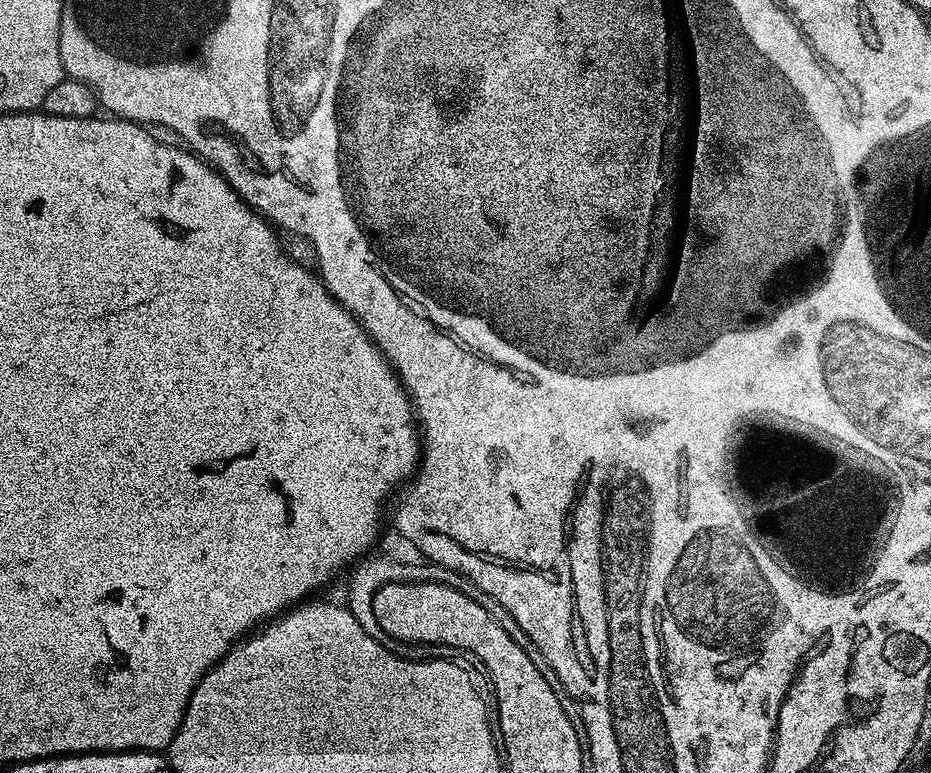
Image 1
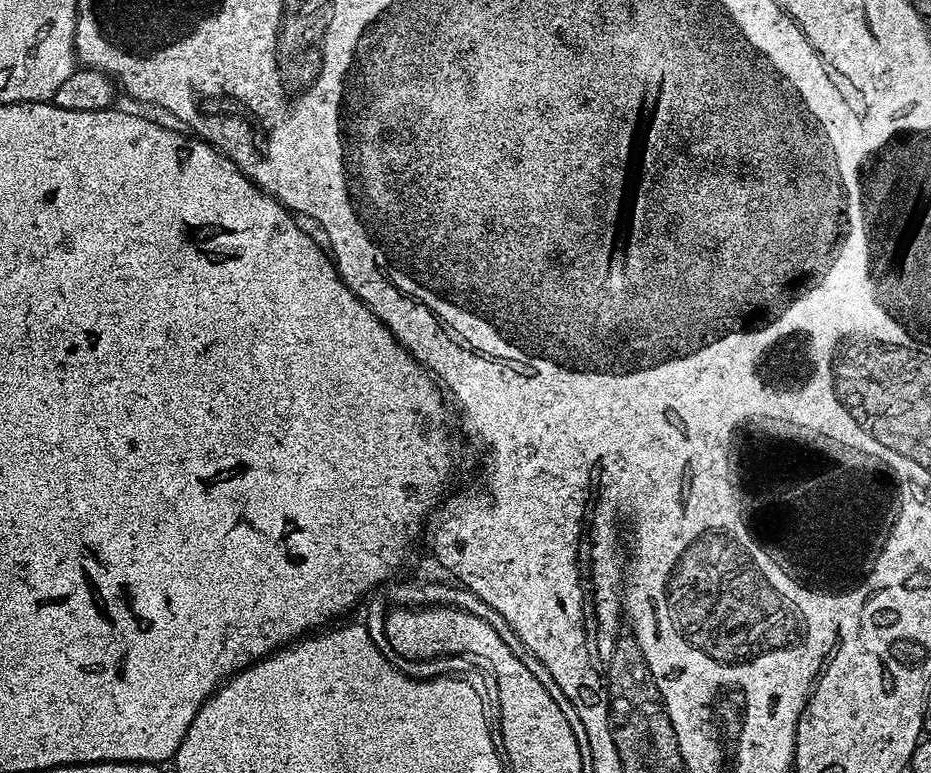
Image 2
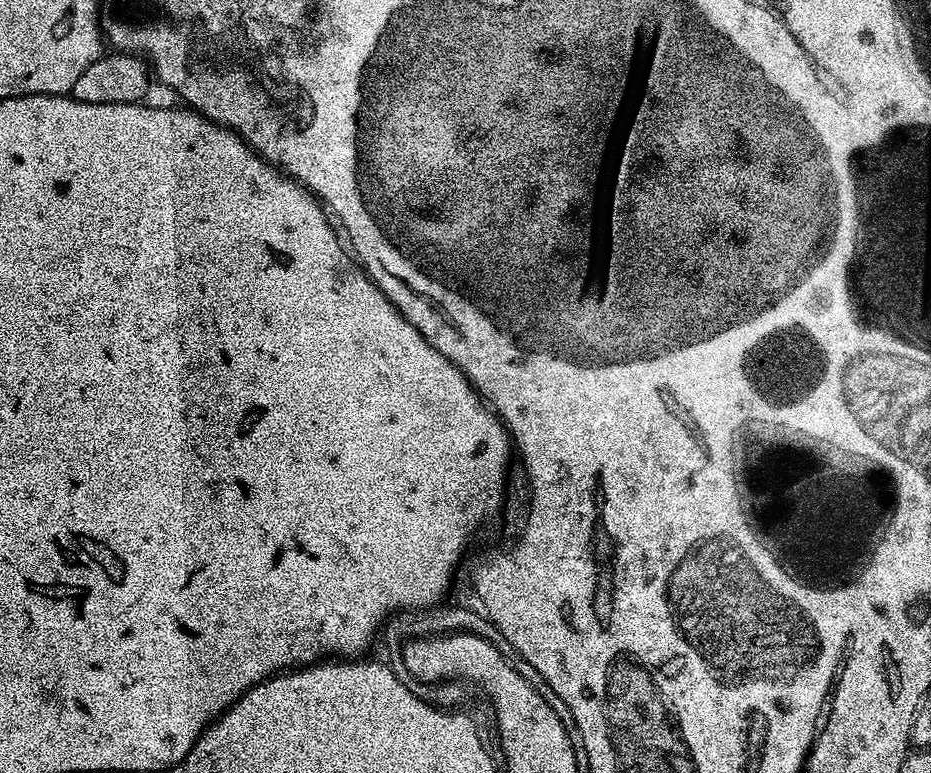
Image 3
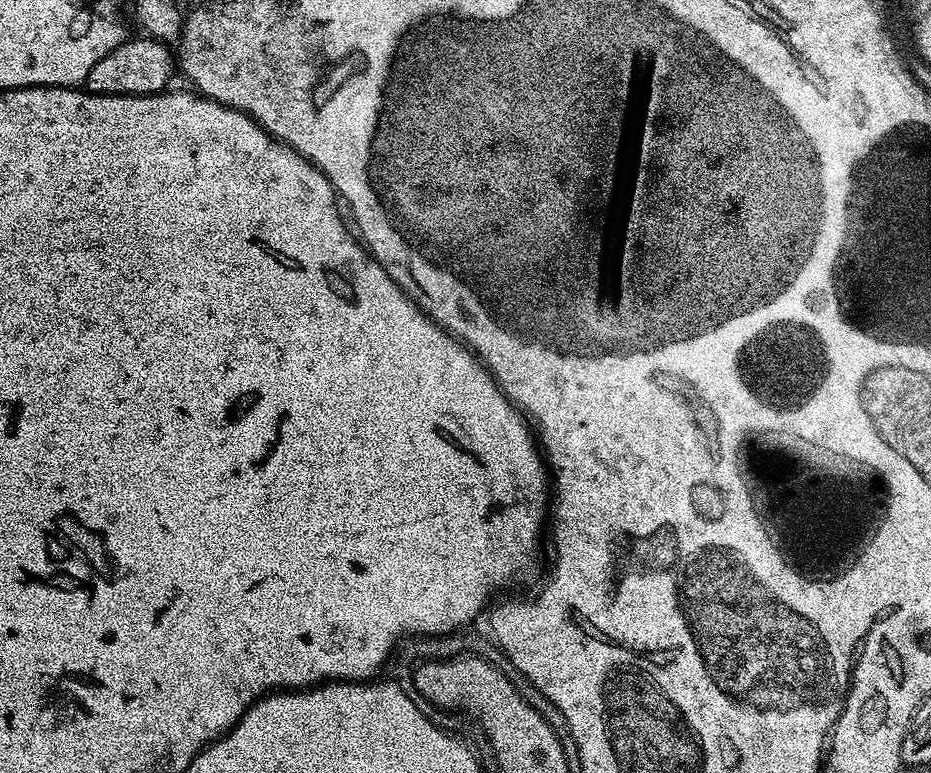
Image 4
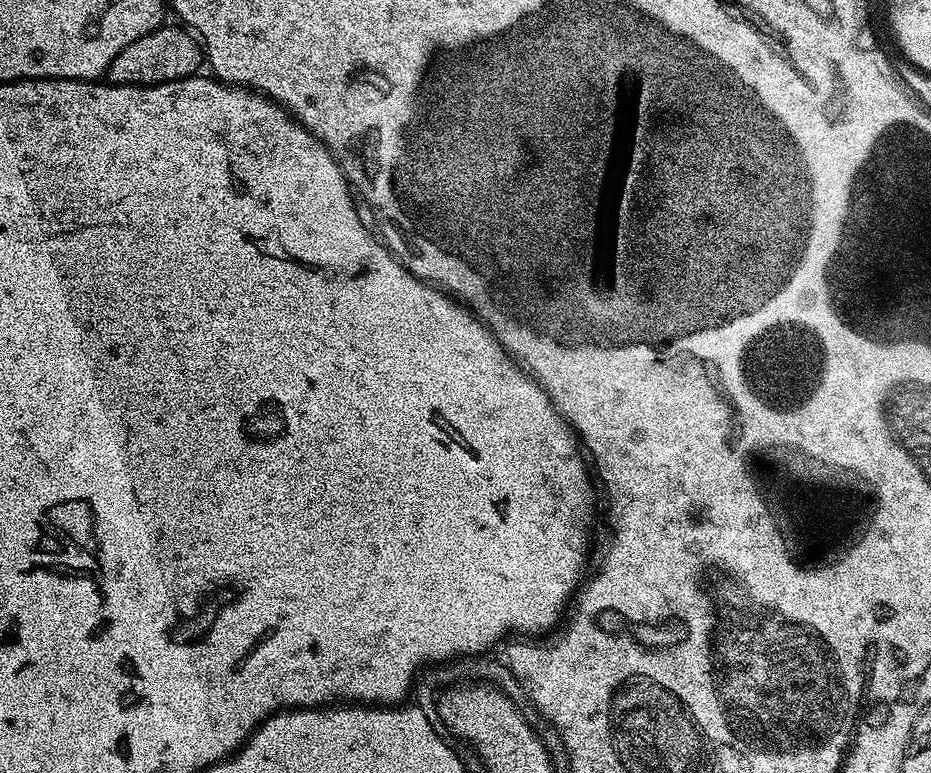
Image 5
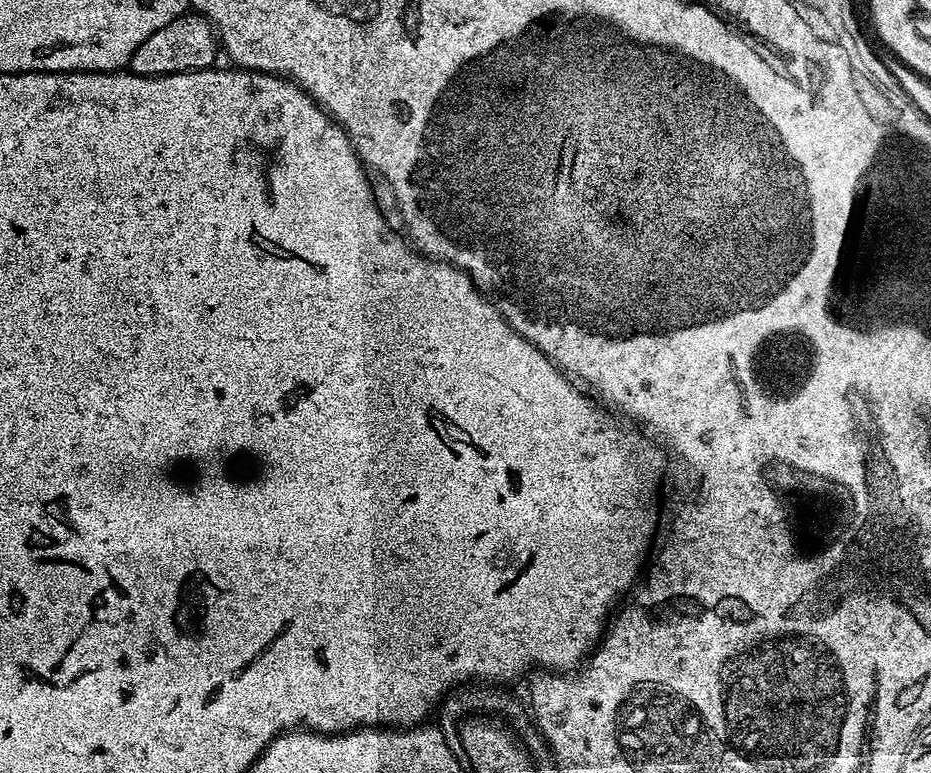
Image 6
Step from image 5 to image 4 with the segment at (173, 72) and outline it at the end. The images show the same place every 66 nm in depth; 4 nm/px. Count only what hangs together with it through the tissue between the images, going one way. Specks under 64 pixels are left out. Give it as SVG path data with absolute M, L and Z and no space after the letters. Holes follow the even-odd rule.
M125 38L122 43L110 50L106 58L94 62L90 74L83 82L83 87L94 94L111 96L150 96L154 92L165 91L174 72L174 52L165 41L155 38L132 40Z

